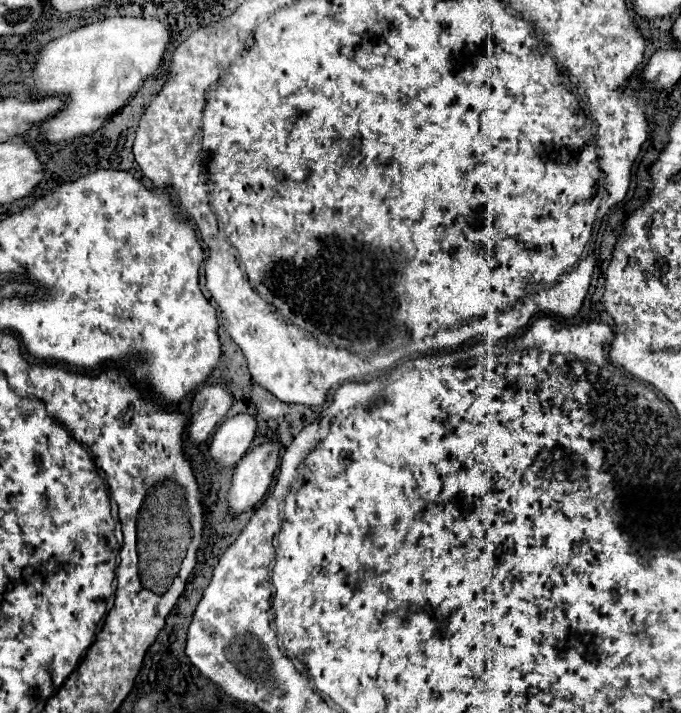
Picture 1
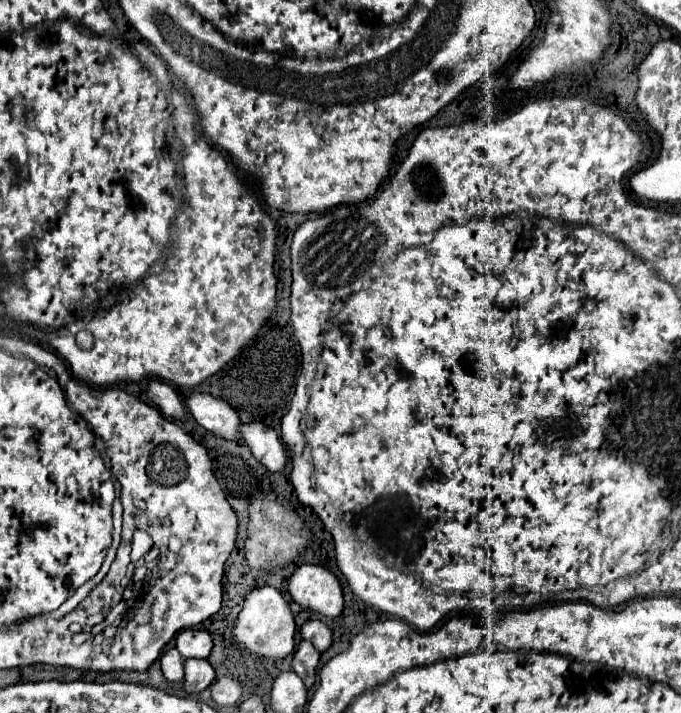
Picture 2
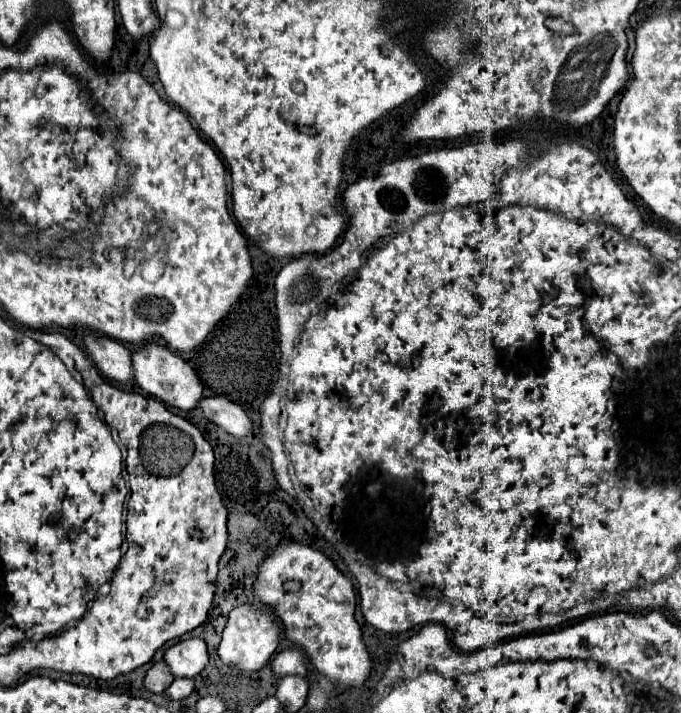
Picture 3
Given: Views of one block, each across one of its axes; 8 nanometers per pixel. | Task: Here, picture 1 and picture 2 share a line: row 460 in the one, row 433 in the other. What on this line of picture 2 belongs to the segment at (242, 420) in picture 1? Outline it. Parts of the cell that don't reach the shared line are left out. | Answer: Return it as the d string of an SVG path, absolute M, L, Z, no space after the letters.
M192 392L186 396L186 406L204 430L226 440L240 440L240 418L228 402L204 392Z

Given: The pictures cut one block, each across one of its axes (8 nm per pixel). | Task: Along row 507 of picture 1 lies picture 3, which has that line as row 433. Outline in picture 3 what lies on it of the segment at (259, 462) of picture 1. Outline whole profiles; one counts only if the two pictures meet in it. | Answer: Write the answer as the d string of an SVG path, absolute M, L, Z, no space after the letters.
M226 396L204 398L200 408L210 422L220 426L234 438L248 438L254 434L250 414L242 406L230 402Z

